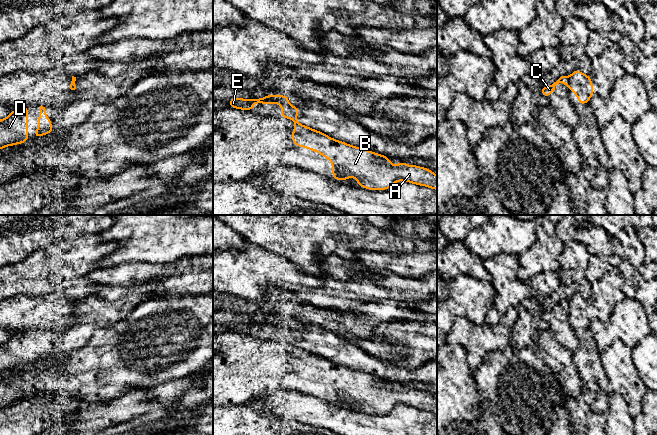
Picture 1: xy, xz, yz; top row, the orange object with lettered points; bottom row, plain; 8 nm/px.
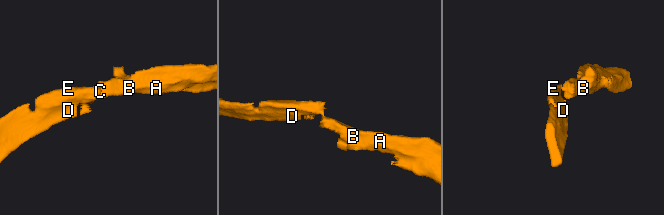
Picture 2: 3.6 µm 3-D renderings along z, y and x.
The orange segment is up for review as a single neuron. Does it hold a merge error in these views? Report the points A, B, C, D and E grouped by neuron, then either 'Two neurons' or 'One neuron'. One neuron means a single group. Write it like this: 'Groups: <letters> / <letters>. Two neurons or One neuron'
Groups: A B / C D E. Two neurons

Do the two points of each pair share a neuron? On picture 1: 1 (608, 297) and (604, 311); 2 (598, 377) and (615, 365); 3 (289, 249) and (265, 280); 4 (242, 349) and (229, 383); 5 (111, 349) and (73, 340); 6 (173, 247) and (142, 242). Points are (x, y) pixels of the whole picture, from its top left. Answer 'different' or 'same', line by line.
1: same
2: different
3: different
4: same
5: different
6: same

